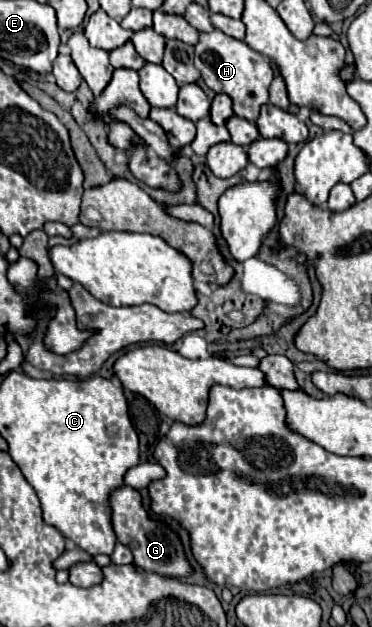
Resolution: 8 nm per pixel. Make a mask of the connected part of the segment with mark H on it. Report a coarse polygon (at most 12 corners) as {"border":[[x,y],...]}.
{"border":[[220,29],[200,33],[194,63],[250,123],[268,103],[268,57]]}

